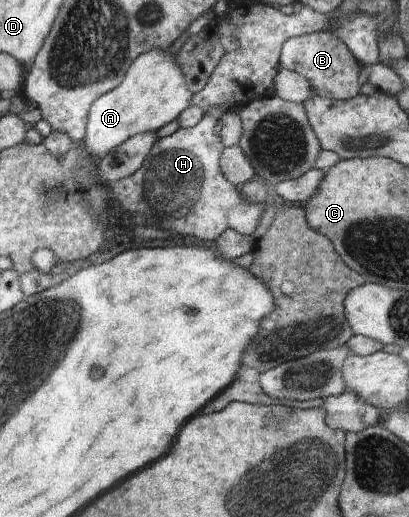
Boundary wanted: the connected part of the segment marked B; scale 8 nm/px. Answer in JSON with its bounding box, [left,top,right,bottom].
[280,33,360,100]

